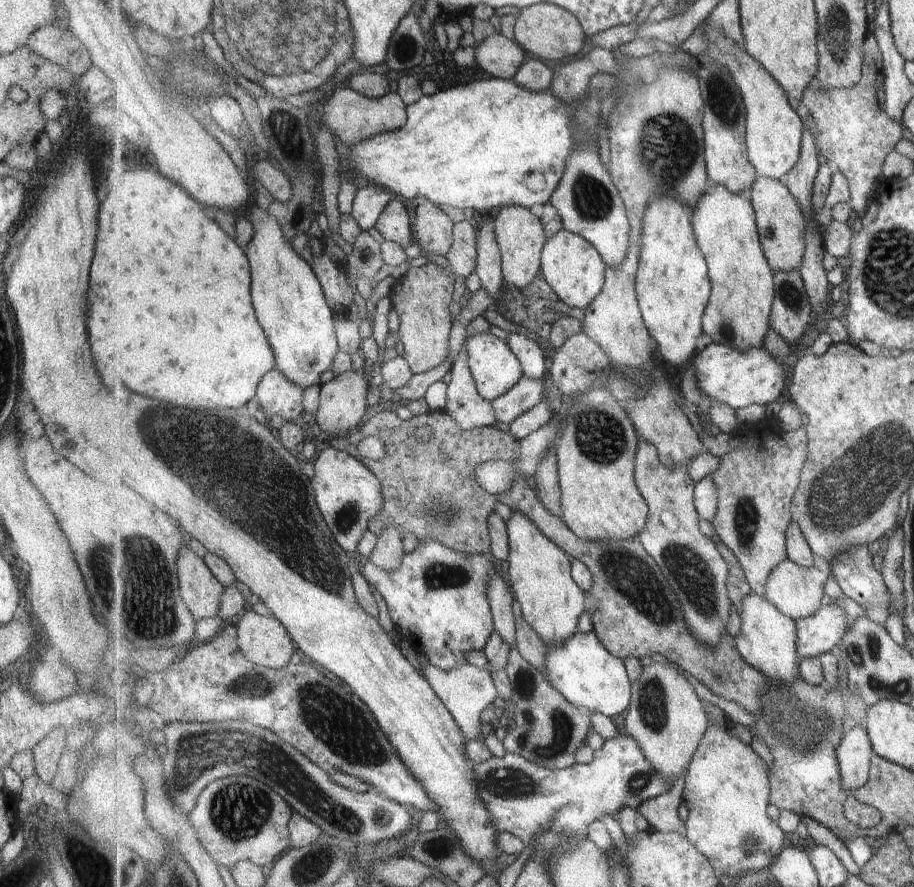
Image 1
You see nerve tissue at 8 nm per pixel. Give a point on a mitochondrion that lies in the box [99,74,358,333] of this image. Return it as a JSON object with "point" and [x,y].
{"point":[285,128]}

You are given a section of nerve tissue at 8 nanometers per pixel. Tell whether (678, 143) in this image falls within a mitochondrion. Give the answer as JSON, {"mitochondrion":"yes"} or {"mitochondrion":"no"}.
{"mitochondrion":"yes"}

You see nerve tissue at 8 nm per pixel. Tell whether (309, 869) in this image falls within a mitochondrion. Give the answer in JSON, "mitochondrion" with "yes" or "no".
{"mitochondrion":"yes"}

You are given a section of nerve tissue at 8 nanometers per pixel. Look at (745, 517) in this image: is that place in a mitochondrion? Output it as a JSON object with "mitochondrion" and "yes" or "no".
{"mitochondrion":"yes"}

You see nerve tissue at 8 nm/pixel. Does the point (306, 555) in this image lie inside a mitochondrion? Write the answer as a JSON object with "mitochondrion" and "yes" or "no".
{"mitochondrion":"yes"}

